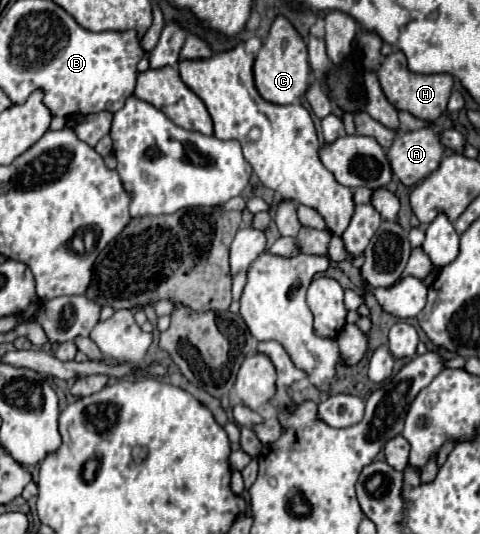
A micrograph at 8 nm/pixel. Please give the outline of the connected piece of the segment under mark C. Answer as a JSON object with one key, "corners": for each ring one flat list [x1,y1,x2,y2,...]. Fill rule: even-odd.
{"corners":[[279,16,273,22,269,36,265,38,259,52,255,54,253,78,255,78,255,88,259,90,261,98,273,104,293,104,307,90,307,84,309,84,307,46,303,44,301,36,293,30,293,26,283,16]]}

